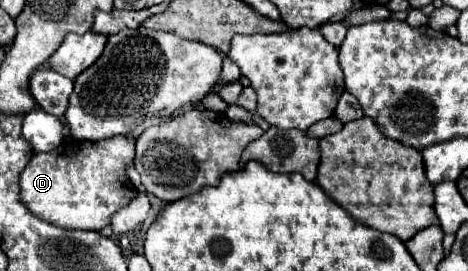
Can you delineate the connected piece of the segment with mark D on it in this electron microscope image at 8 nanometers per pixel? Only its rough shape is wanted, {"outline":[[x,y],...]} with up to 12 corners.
{"outline":[[127,136],[35,153],[21,202],[101,230],[133,198]]}

